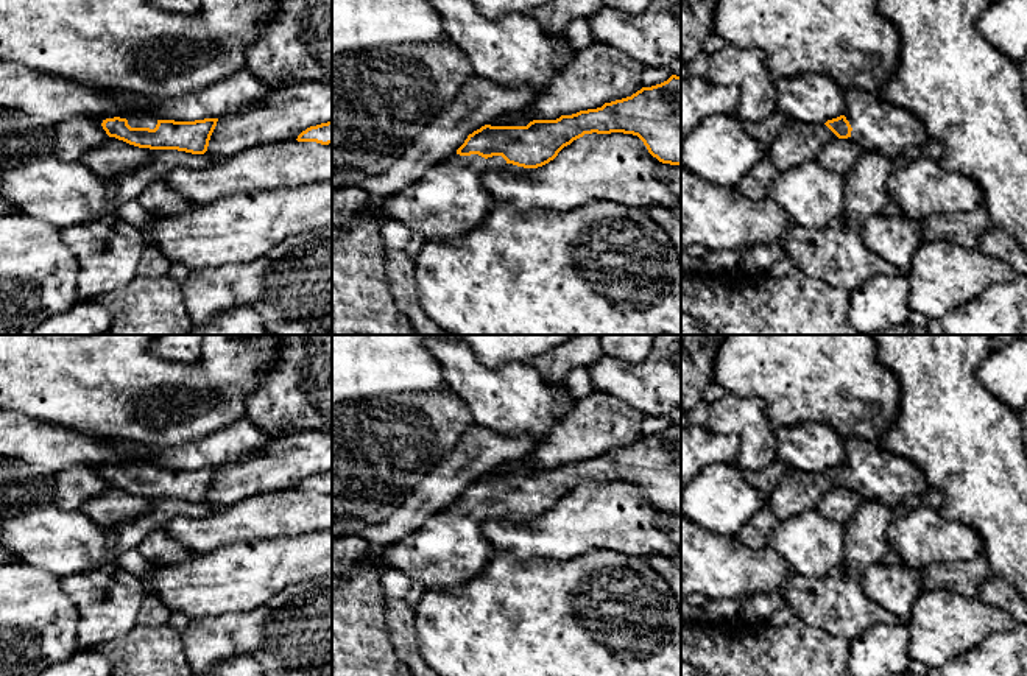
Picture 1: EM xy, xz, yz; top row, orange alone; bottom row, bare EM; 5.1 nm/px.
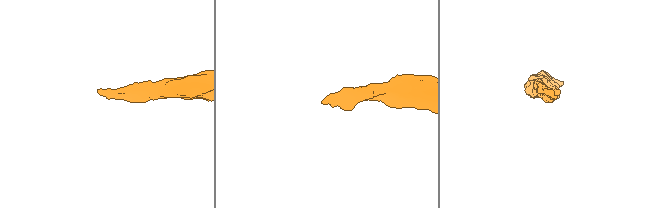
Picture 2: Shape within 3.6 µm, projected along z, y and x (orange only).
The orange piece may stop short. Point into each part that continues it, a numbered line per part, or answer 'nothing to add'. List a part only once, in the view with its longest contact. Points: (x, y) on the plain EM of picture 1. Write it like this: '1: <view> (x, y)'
1: xy (134, 457)

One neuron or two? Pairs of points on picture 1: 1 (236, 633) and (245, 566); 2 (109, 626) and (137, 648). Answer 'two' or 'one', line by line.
1: two
2: two

